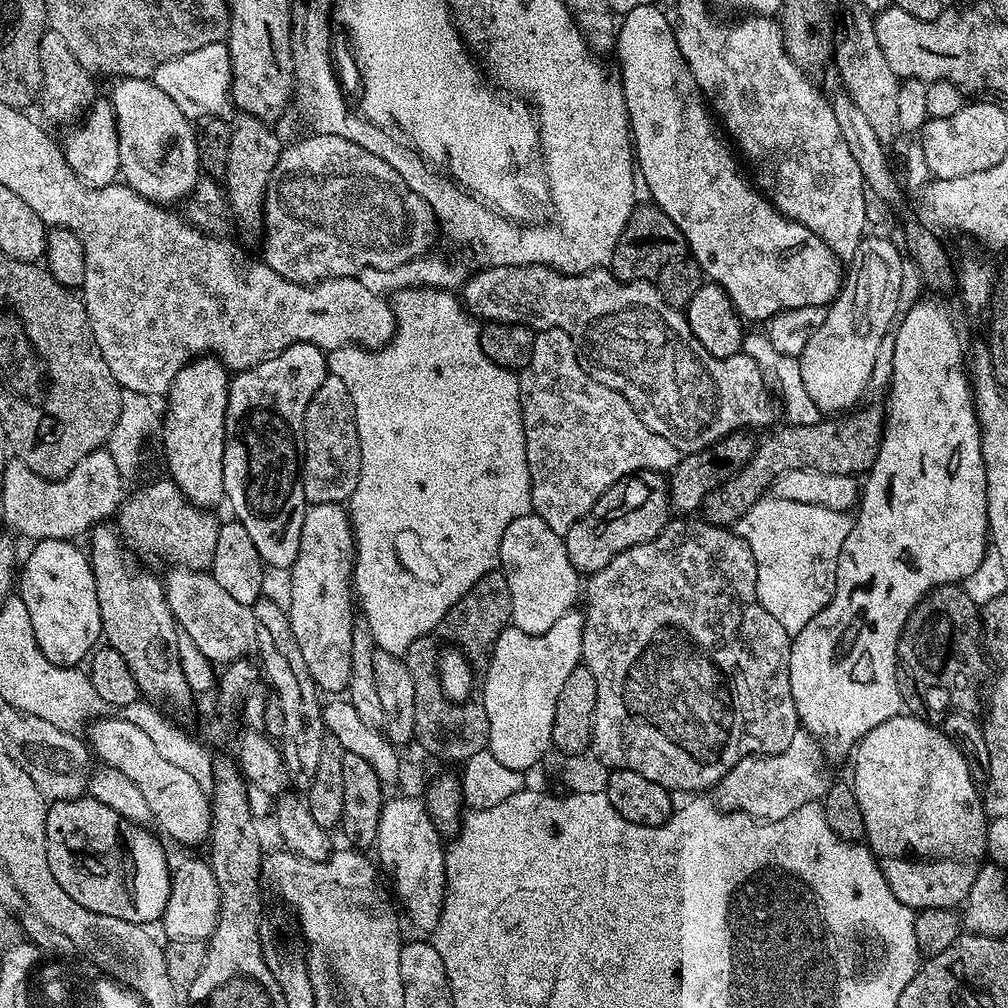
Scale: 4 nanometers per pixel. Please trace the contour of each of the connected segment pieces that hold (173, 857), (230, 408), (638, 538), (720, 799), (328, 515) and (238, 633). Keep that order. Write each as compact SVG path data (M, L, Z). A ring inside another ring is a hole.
M169 837L163 843L164 857L171 870L172 892L168 895L168 910L162 917L165 937L168 940L207 941L214 934L220 917L220 891L209 861L192 858L185 847Z
M316 342L292 344L286 350L254 364L252 369L236 372L228 385L226 428L232 432L234 420L252 406L272 406L286 416L294 416L294 426L304 422L310 400L329 375L325 349L320 348Z
M637 472L634 476L624 476L619 484L610 486L606 494L598 498L598 502L582 518L570 526L564 538L566 554L570 562L581 574L591 574L602 570L610 558L622 554L622 550L630 550L630 546L638 546L642 542L650 542L657 536L670 519L670 484L661 473L658 472Z
M798 730L785 752L742 758L716 783L714 803L725 812L744 812L761 822L781 820L802 806L817 803L828 791L830 779L824 773L824 763L821 745L807 732Z
M343 503L341 504L314 504L305 511L304 521L302 522L302 538L298 542L298 558L294 562L294 566L290 569L292 576L292 585L288 588L288 596L292 599L292 608L287 609L288 621L292 627L294 638L298 642L298 648L302 650L302 658L306 658L306 670L310 670L310 674L314 678L317 689L321 693L334 692L330 694L340 694L347 689L350 682L350 654L352 653L352 625L354 617L352 617L352 604L354 608L354 569L356 566L356 533L352 530L352 521L350 512Z
M171 569L168 578L165 577L165 596L177 625L189 636L205 661L218 666L227 666L235 660L249 657L257 646L257 622L249 605L235 601L227 594L218 582L214 581L211 573L195 569Z

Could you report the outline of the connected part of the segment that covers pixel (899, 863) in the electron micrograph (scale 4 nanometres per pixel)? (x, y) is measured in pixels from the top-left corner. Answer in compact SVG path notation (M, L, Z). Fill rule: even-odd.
M901 714L882 722L882 726L874 726L857 743L854 749L856 756L856 765L852 768L852 777L850 783L854 794L858 798L858 806L862 806L862 822L864 823L864 835L866 837L867 847L871 848L873 856L876 857L882 874L898 902L902 902L906 907L913 910L923 908L949 908L955 909L967 901L970 890L975 886L980 875L982 865L986 860L988 851L988 822L989 817L986 815L986 804L982 799L982 792L976 789L976 784L972 781L972 772L968 769L968 760L960 753L961 746L948 733L936 728L926 721L920 720L916 714Z

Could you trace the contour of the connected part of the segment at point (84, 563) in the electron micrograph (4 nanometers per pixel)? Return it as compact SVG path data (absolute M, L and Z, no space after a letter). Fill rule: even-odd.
M72 540L39 541L18 572L18 594L22 602L26 602L30 626L34 626L34 638L42 654L59 668L83 665L102 636L92 564L88 561L87 551L74 545Z

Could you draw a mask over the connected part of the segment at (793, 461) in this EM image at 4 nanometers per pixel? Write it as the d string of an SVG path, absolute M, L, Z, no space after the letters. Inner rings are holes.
M860 412L839 424L839 419L824 418L814 424L789 423L780 428L776 436L760 440L751 459L735 476L706 494L702 505L702 519L706 524L735 525L771 489L773 482L790 470L818 470L850 476L867 473L880 450L886 427L885 421L876 412Z

